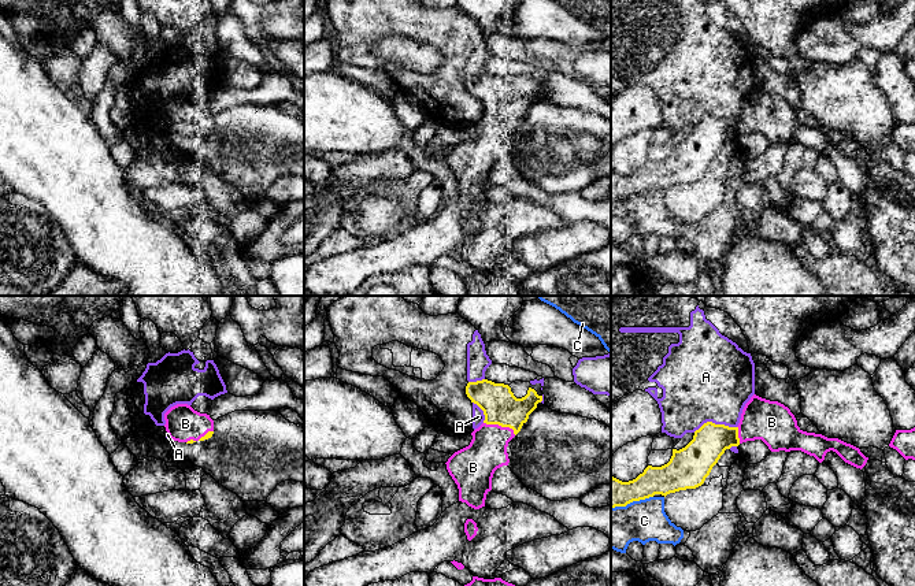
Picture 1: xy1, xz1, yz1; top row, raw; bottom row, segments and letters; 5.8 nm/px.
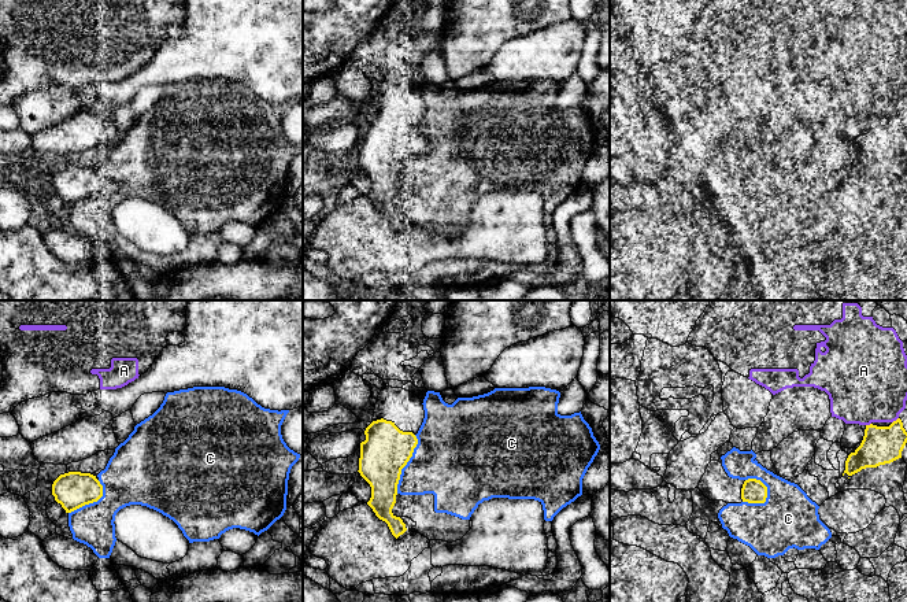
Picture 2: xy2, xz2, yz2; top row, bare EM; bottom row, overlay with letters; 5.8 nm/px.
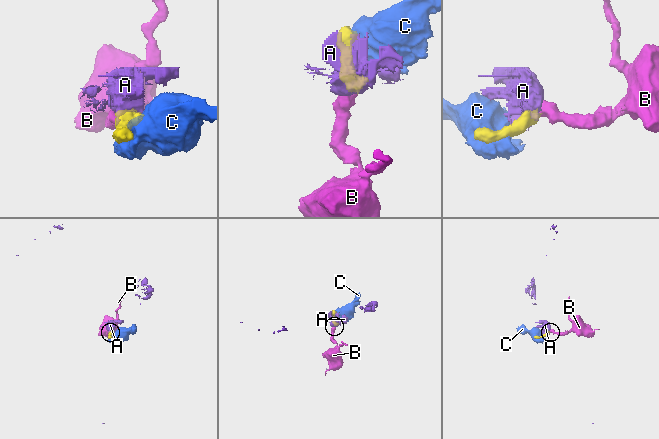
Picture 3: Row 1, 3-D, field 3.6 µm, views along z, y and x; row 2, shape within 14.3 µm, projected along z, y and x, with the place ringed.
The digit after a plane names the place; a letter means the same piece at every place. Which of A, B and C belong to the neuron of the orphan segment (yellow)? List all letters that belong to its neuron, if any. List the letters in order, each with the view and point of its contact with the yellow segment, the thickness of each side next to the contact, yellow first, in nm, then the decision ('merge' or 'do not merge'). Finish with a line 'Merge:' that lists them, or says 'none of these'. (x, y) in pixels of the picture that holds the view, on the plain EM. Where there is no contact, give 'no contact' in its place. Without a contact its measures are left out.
A: contact yz1 (714, 117); calibres 200 and 480 nm; do not merge
B: contact xz1 (500, 118); calibres 220 and 220 nm; merge
C: contact xz2 (406, 157); calibres 280 and 420 nm; do not merge
Merge: B

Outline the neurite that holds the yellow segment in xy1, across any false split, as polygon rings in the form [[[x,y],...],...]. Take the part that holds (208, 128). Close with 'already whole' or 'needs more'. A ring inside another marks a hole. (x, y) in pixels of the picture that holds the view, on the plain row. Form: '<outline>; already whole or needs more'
[[[177,97],[164,107],[166,125],[178,136],[193,137],[214,127],[214,114],[207,107],[195,104],[188,97]]]; needs more

